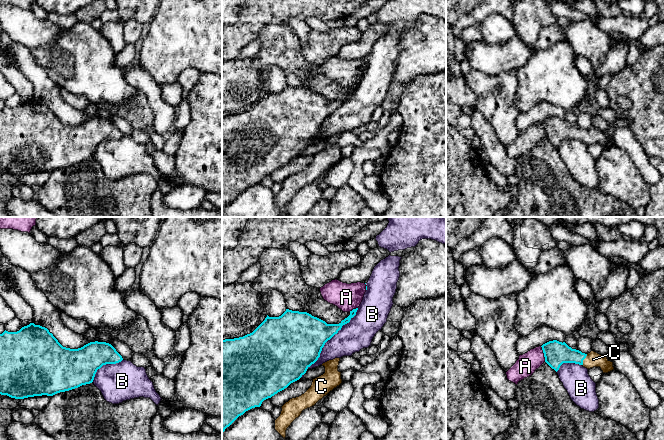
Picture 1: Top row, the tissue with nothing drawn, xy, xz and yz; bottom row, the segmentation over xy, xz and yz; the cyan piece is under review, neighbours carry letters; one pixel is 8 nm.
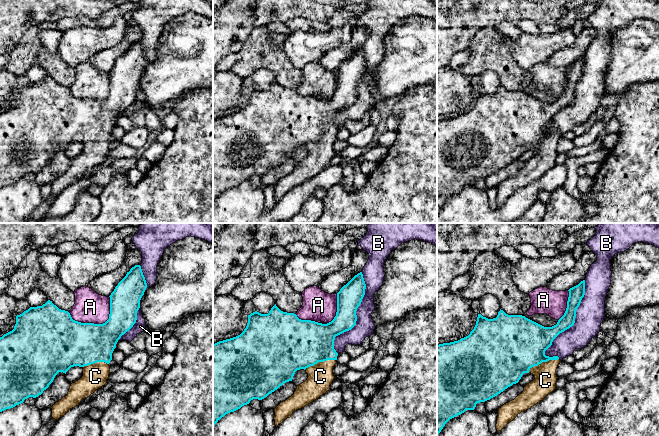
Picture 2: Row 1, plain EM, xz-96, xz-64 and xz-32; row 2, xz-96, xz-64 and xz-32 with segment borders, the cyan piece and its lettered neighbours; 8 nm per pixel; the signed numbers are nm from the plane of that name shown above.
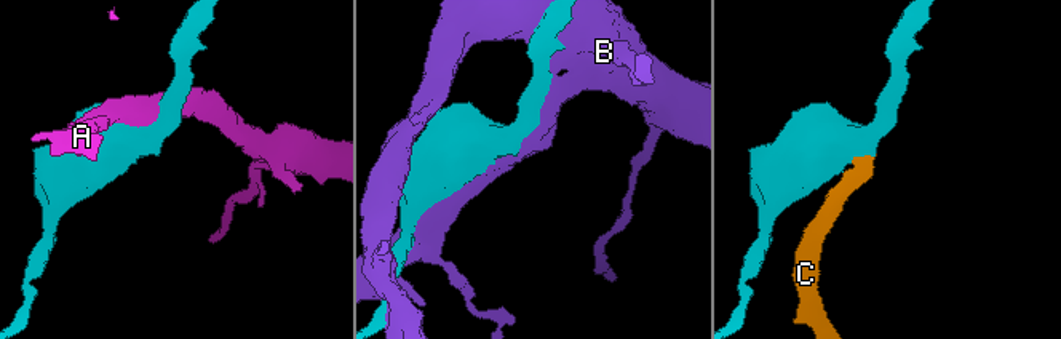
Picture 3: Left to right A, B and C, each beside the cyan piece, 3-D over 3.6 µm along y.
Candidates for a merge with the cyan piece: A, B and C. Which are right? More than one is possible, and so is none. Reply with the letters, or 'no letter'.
C

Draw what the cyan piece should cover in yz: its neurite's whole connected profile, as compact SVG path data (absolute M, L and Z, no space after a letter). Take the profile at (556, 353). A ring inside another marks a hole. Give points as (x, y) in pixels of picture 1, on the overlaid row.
M557 340L549 341L542 346L545 362L556 372L563 363L575 363L590 369L600 367L603 373L614 370L613 362L609 361L606 356L602 356L594 351L588 354L579 350L572 349L565 342Z

